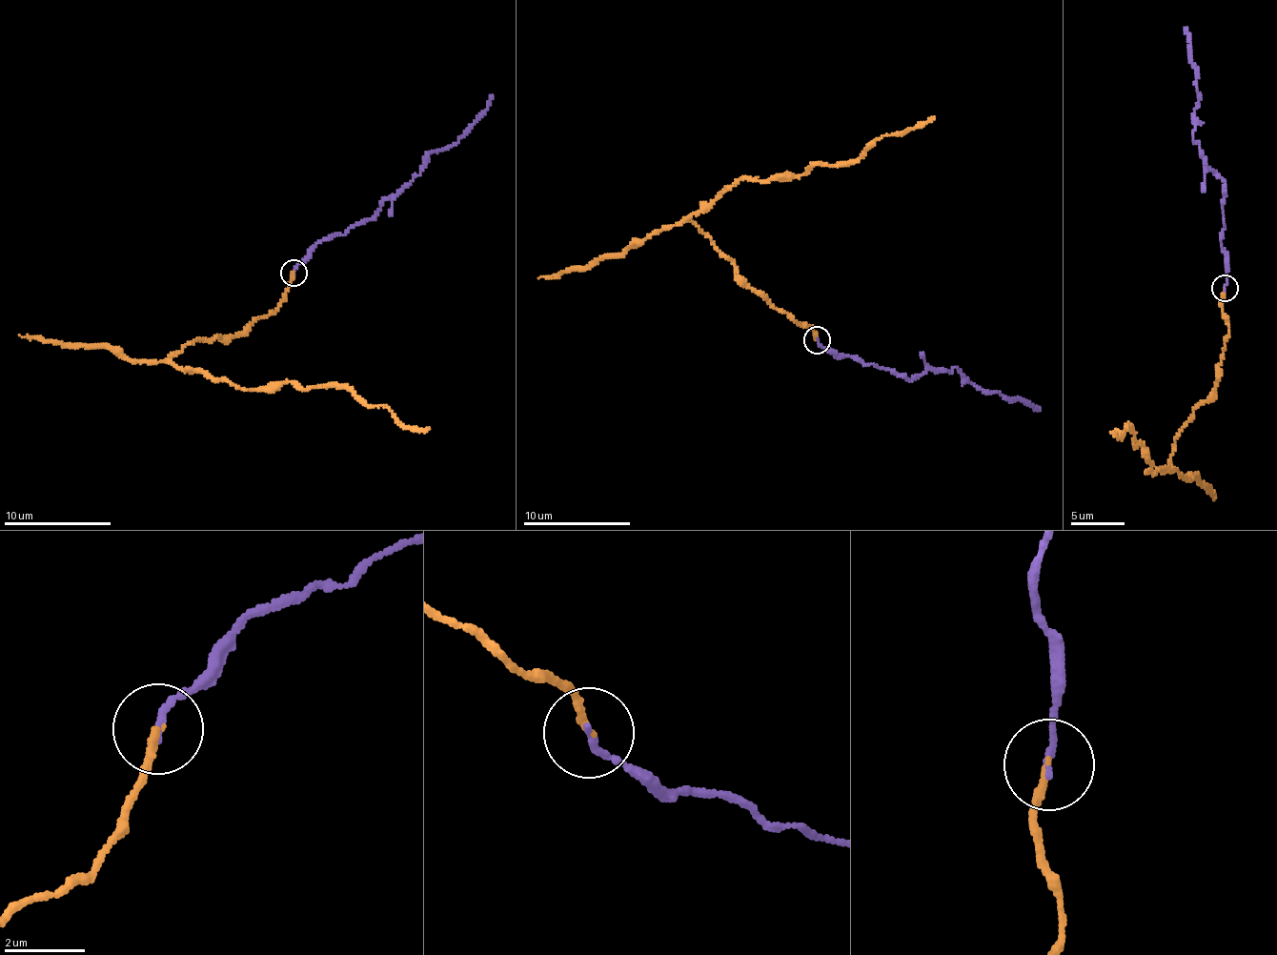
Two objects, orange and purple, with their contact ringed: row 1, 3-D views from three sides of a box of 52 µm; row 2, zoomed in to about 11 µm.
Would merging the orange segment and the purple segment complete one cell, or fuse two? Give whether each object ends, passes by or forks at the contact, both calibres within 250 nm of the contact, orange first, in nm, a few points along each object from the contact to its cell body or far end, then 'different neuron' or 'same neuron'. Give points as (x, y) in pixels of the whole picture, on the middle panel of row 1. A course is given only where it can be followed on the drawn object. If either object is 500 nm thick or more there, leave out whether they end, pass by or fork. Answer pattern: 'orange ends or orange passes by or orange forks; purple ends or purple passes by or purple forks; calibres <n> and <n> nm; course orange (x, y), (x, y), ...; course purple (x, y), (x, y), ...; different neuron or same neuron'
orange ends; purple ends; calibres 180 and 170 nm; course orange (818, 339), (806, 322), (752, 291), (686, 218), (740, 179), (854, 163), (881, 135), (934, 116); course purple (818, 339), (821, 347), (894, 369), (909, 378), (954, 367), (980, 389), (1040, 408); same neuron

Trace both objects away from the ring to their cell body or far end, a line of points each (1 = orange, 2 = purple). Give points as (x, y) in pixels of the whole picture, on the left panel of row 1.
1: (293, 272), (273, 314), (236, 335), (188, 344), (171, 361), (239, 389), (342, 386), (406, 426), (429, 428)
2: (293, 272), (296, 264), (318, 242), (364, 222), (397, 195), (417, 175), (423, 160), (458, 140), (492, 94)

